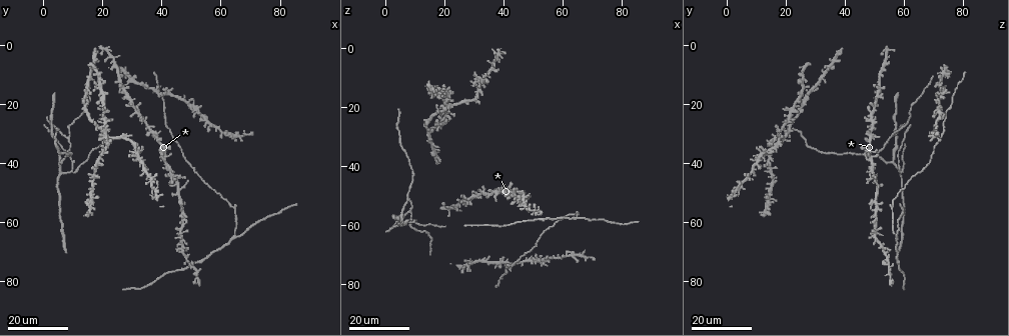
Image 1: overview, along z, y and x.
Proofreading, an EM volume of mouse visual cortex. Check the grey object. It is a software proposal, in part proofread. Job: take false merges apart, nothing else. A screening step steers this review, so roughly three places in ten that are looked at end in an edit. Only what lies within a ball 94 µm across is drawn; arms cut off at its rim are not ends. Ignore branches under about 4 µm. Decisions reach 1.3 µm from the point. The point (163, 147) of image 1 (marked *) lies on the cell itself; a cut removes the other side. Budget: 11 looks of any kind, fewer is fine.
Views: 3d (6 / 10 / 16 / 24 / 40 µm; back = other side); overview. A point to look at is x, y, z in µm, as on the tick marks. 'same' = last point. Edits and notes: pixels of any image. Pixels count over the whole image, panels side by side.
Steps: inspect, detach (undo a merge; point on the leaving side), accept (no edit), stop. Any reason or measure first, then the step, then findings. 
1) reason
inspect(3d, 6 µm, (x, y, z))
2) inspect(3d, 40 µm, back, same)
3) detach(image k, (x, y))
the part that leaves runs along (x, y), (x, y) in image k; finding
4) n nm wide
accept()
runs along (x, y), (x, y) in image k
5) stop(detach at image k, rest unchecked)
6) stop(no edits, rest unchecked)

branch point
inspect(3d, 16 µm, (10, 43, 59))

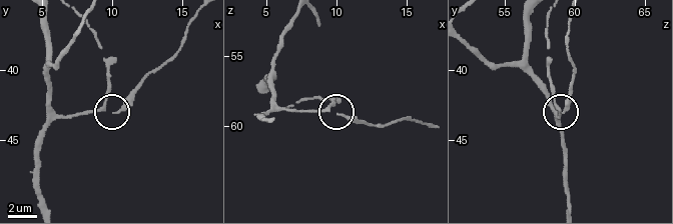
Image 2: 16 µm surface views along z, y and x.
inspect(3d, 10 µm, (9.4, 42.6, 58.8))

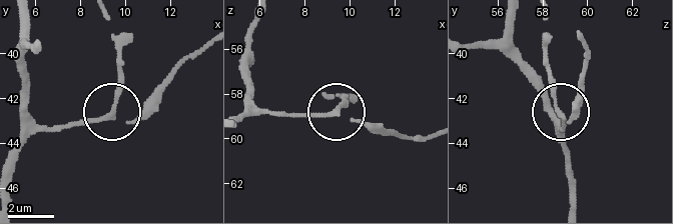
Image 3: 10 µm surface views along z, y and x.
3 arms
accept()
one cell here

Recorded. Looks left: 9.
branch point
inspect(3d, 24 µm, (5, 40, 56))

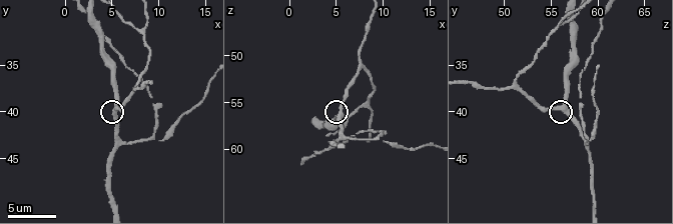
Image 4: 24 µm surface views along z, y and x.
inspect(3d, 6 µm, (5.2, 39.8, 56.2))

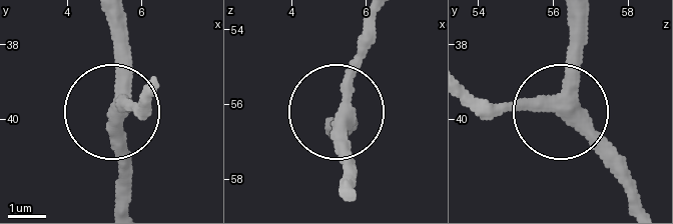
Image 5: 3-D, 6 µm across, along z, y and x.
inspect(3d, 6 µm, back, (5.40, 39.55, 56.45))

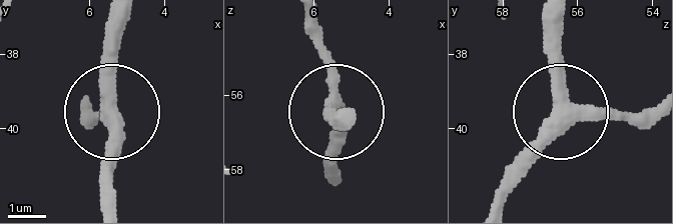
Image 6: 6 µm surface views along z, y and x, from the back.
3 arms
accept()
runs along (651, 108), (559, 108), (556, 19) in image 6; continuous, no second cell

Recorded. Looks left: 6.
side arm on a straight run
inspect(3d, 16 µm, (8.4, 31.0, 55.4))

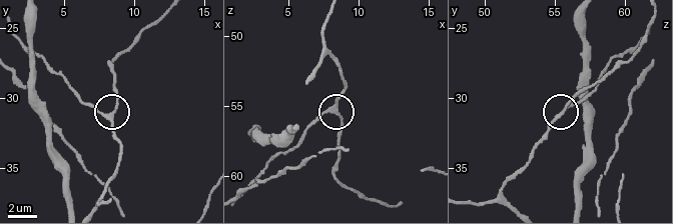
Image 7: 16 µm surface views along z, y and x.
200 nm wide
accept()
all the same cell

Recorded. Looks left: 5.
small branch off a trunk
inspect(3d, 16 µm, (41, 38, 48))

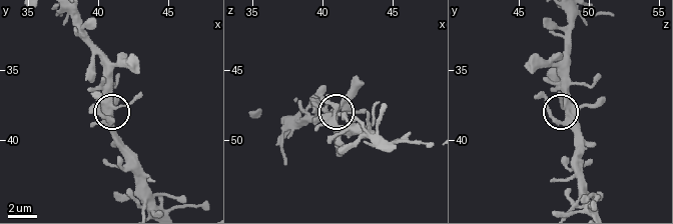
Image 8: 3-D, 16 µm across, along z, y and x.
inspect(3d, 10 µm, (40.8, 39.0, 48.6))

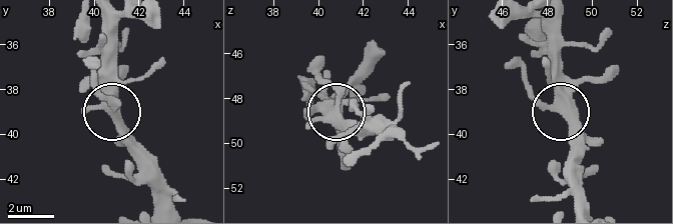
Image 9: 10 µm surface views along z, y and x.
accept()
runs along (556, 21), (558, 110), (544, 107), (523, 80) in image 9; all the same cell

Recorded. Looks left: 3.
two arms in line, one across
inspect(3d, 16 µm, (7.6, 37.0, 51.0))

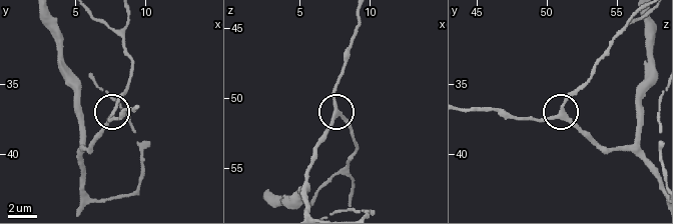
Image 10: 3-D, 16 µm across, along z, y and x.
220 nm wide
accept()
all the same cell

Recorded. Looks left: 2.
stop(no edits, rest unchecked)

